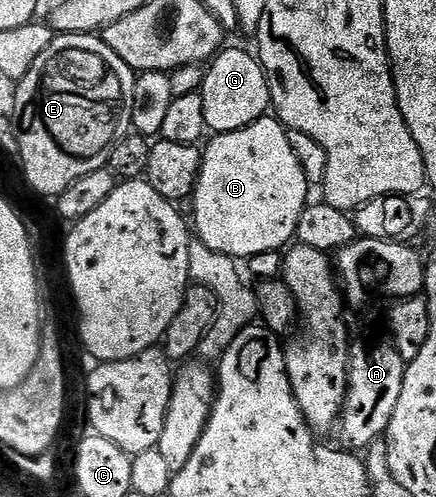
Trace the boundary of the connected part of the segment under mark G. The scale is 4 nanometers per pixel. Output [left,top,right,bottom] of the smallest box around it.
[200,49,270,134]

